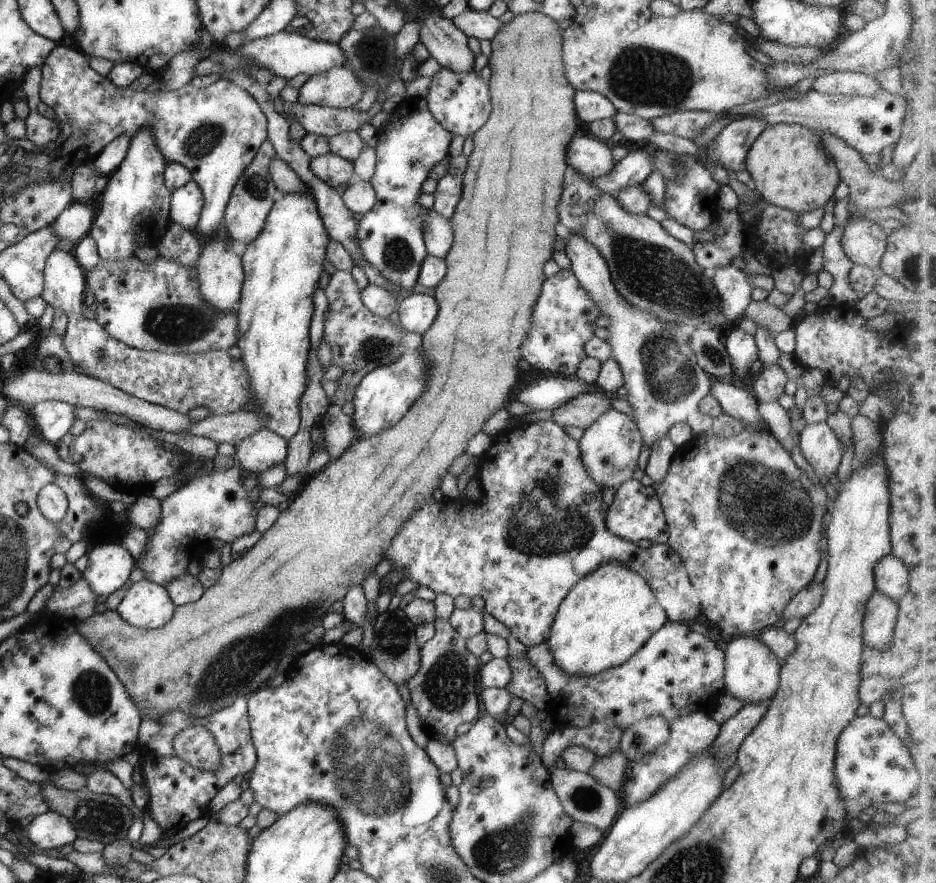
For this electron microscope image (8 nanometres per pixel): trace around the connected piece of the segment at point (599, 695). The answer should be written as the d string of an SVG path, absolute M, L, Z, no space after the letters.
M665 622L623 664L607 668L595 676L567 676L559 672L559 668L552 664L545 641L529 648L526 657L545 680L545 689L551 698L550 708L558 728L582 728L591 722L605 722L615 724L623 731L647 716L663 716L667 723L689 712L711 716L718 699L725 692L723 645L693 632L687 623Z

